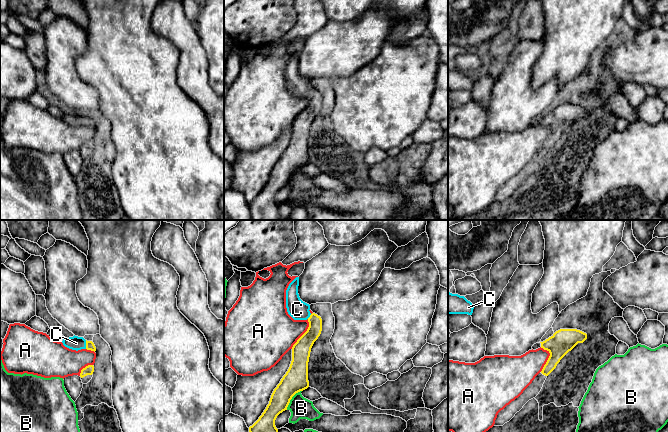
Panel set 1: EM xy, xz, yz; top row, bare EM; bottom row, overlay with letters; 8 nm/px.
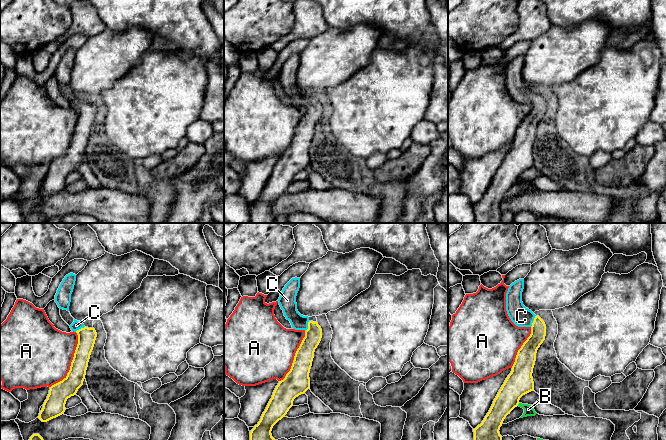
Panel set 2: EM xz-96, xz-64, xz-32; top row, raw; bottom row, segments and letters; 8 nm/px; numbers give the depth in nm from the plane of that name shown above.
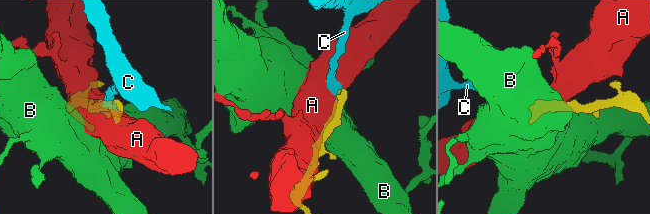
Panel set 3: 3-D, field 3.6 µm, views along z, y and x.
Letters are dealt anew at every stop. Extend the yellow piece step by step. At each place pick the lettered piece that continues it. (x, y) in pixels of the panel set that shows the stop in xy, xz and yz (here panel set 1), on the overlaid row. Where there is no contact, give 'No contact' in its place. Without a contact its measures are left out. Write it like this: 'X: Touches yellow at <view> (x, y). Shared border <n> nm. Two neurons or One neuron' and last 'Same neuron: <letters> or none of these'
A: Touches yellow at xz (303, 334). Shared border 280 nm. Two neurons
B: Touches yellow at xz (291, 398). Shared border 200 nm. Two neurons
C: Touches yellow at xy (86, 344). Shared border 70 nm. One neuron
Same neuron: C

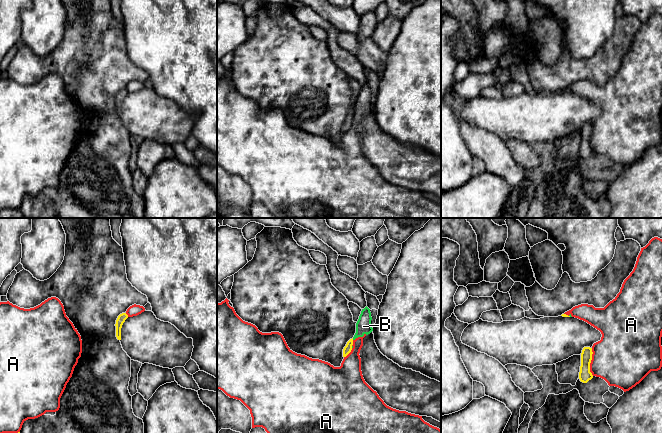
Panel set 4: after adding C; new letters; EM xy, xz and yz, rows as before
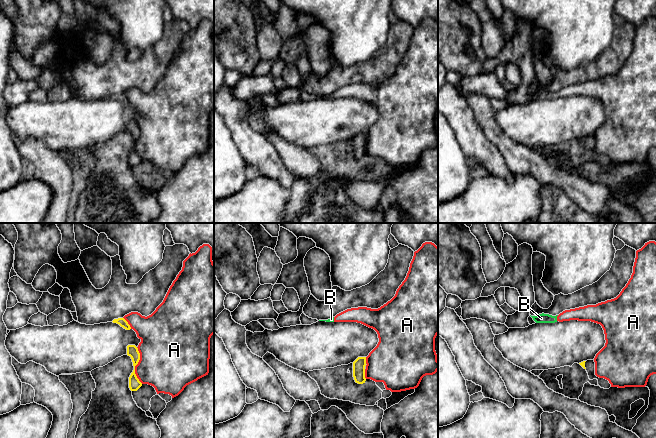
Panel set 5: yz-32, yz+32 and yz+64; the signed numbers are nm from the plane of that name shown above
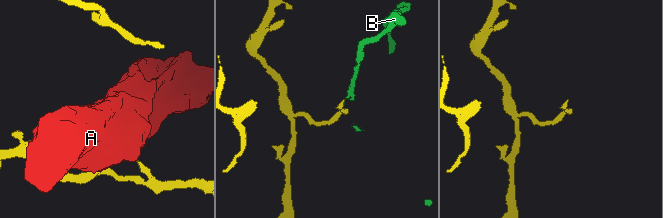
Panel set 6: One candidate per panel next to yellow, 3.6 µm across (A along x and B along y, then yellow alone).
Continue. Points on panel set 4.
A: Touches yellow at yz (590, 362). Shared border 220 nm. Two neurons
B: No contact. Two neurons
Same neuron: none of these

